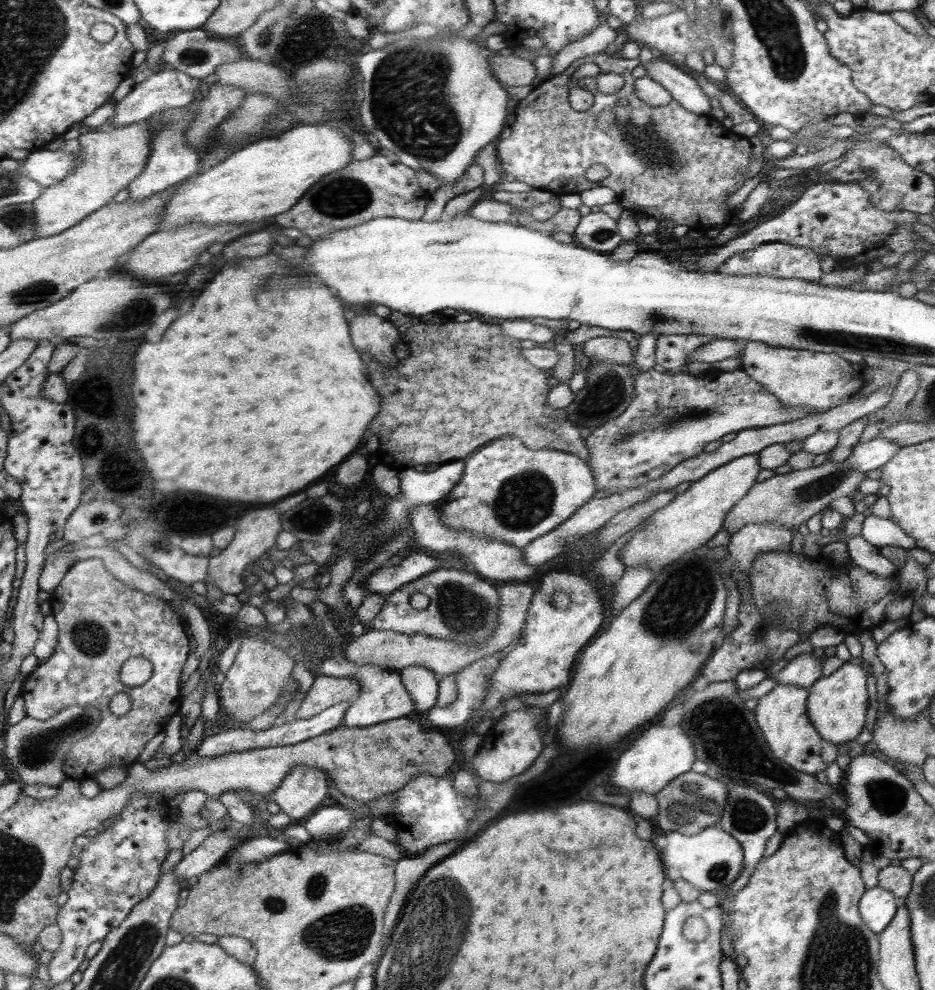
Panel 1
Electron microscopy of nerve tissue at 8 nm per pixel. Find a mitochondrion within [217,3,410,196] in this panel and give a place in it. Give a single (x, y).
(265, 41)

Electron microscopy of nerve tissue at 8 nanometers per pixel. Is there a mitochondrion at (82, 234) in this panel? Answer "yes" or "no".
no

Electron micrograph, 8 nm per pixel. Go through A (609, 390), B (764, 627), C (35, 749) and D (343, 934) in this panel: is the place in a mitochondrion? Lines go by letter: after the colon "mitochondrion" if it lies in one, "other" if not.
A: mitochondrion
B: mitochondrion
C: mitochondrion
D: mitochondrion

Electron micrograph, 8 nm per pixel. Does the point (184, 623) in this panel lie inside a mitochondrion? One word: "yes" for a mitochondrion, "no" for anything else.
no

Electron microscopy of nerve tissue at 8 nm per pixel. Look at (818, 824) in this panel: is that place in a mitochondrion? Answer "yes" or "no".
no

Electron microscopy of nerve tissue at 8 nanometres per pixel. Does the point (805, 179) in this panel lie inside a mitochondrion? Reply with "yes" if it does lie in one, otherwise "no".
no

